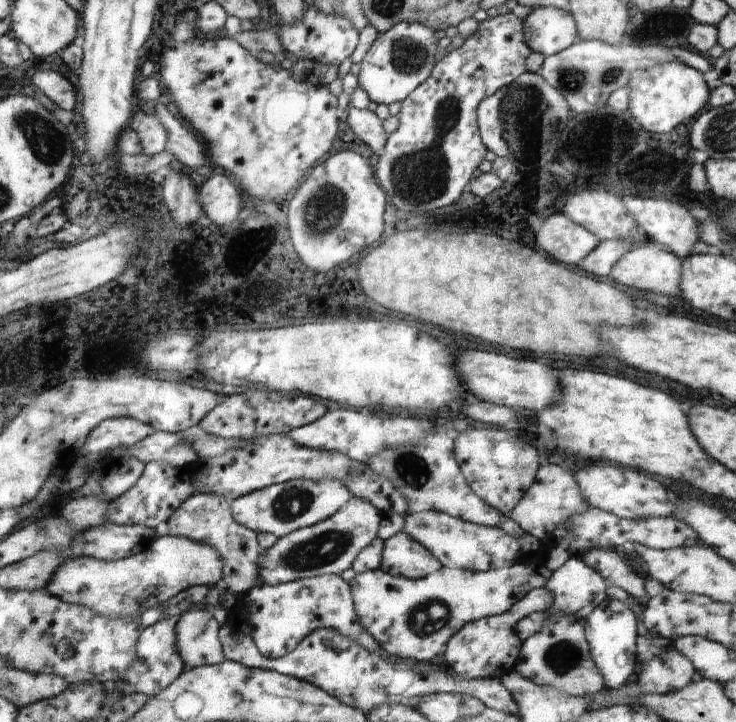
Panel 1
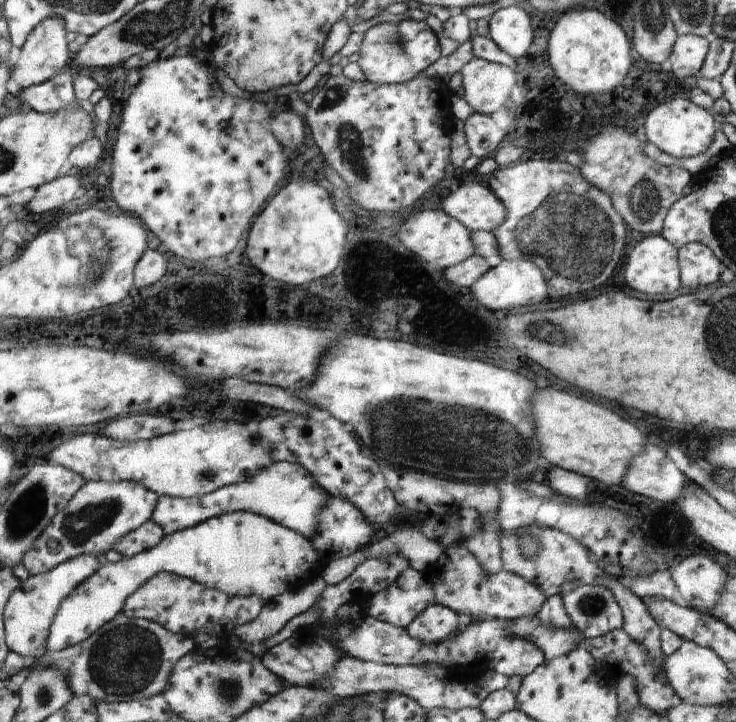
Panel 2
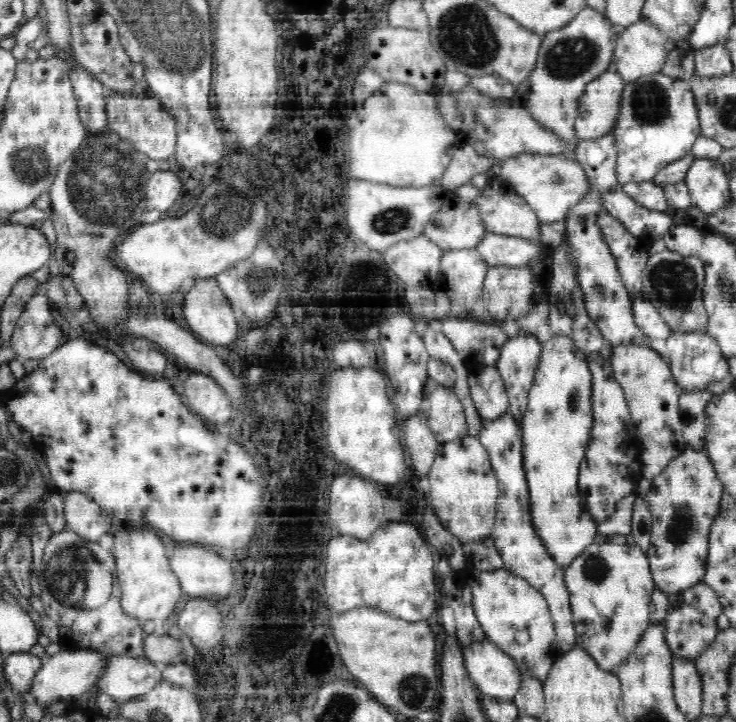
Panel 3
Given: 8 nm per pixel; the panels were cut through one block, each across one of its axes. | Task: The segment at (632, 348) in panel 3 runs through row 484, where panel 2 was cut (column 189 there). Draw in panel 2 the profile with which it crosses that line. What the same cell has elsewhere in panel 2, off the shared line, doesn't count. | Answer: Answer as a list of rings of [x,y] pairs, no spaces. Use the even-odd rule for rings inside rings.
[[[122,612],[98,632],[92,633],[86,641],[31,660],[28,668],[32,672],[34,666],[47,665],[65,671],[75,695],[88,695],[110,702],[130,702],[132,699],[154,698],[162,694],[176,664],[197,646],[198,642],[193,637],[174,634],[158,623],[132,618]]]

